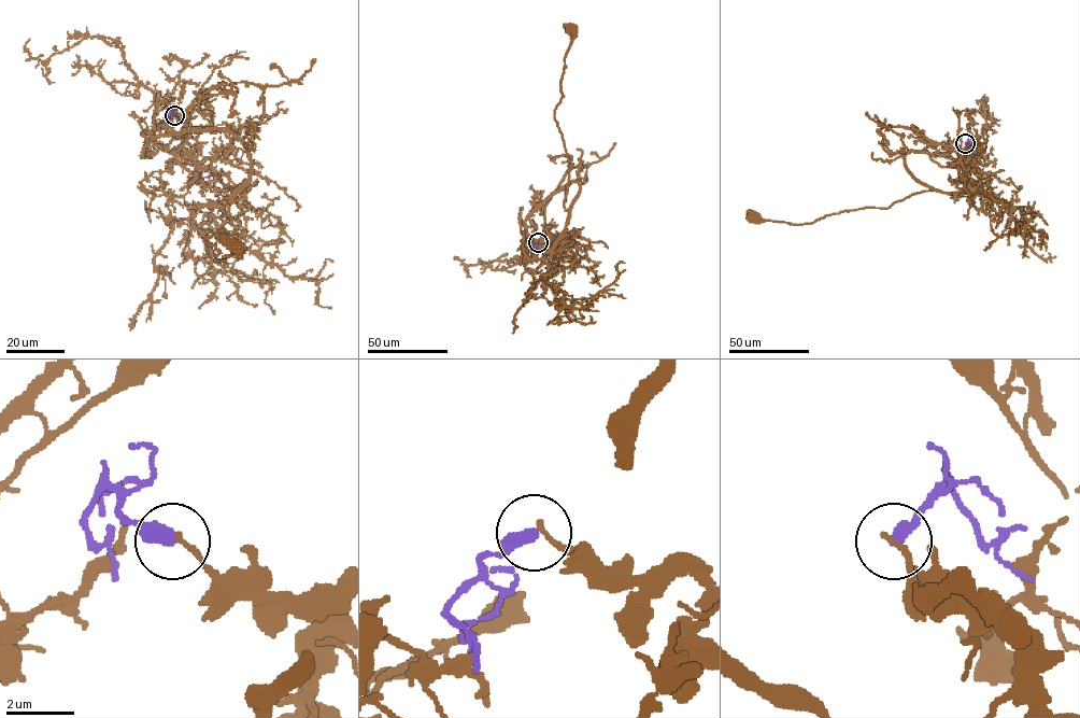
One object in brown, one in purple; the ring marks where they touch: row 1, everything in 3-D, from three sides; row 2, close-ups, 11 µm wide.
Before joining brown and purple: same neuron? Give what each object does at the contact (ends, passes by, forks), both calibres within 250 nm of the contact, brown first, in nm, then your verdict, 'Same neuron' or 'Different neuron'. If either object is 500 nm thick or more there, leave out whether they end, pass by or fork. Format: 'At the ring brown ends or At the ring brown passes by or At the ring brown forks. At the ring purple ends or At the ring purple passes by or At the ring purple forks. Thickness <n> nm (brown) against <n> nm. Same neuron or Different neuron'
At the ring brown ends. At the ring purple ends. Thickness 160 nm (brown) against 440 nm. Different neuron

